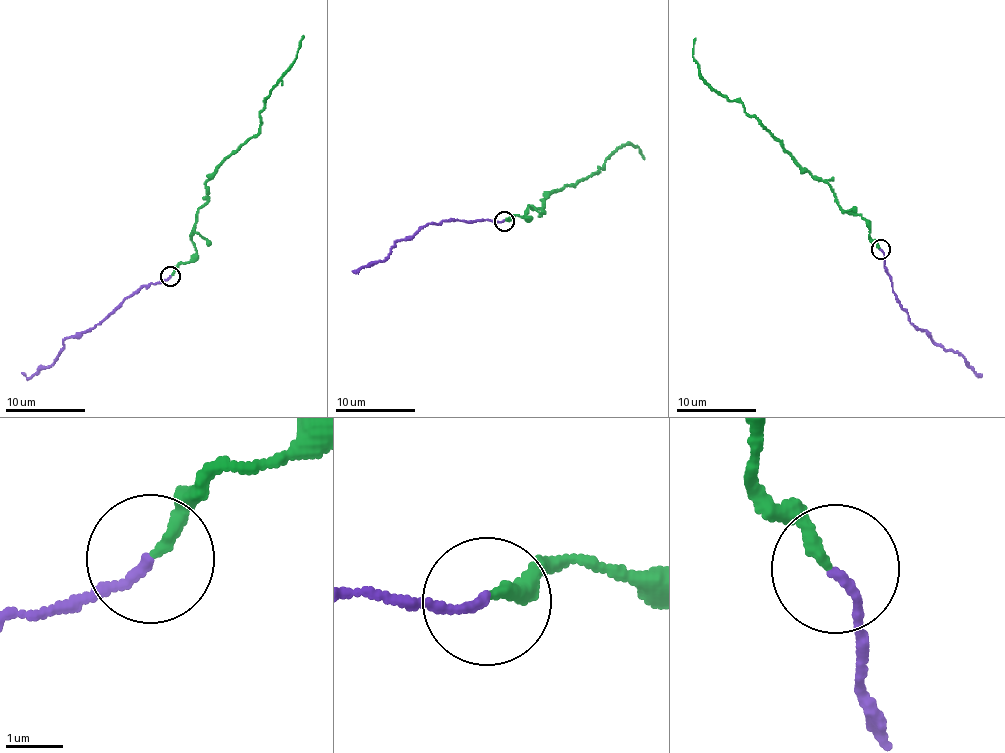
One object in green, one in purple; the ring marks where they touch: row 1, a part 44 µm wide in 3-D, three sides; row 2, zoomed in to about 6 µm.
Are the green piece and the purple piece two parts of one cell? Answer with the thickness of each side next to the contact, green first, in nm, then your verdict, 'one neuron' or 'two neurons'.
200 nm thick on the green side, 160 nm on the other; two neurons

